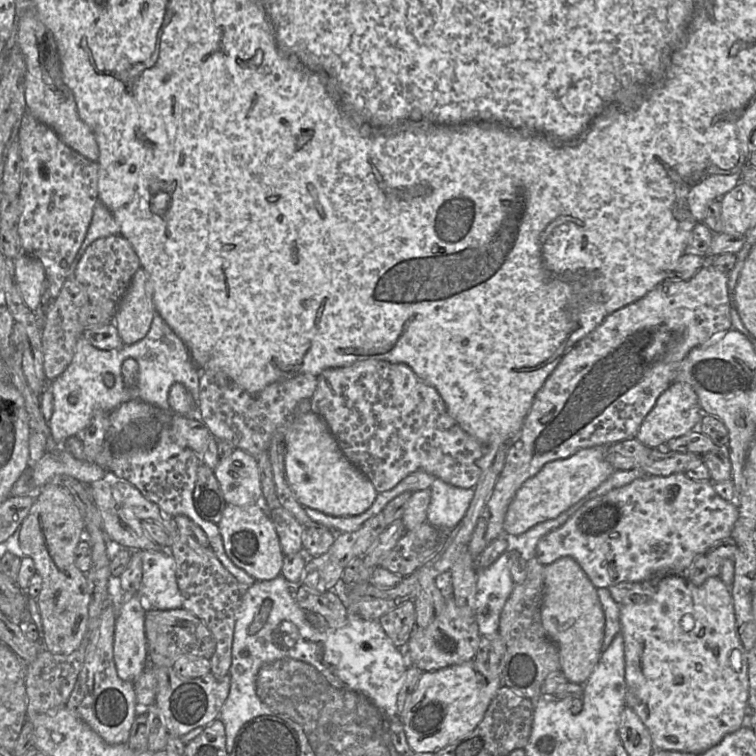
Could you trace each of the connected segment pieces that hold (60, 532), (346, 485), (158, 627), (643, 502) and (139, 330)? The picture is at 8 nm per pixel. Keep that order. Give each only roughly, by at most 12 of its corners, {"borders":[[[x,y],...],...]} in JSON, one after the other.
{"borders":[[[46,484],[19,529],[42,587],[43,644],[70,654],[92,588],[75,563],[82,511]],[[309,412],[286,424],[285,474],[303,507],[367,511],[378,492]],[[185,608],[146,611],[148,664],[210,659],[216,642]],[[644,476],[584,504],[535,558],[596,588],[683,574],[729,540],[711,481]],[[140,268],[119,302],[113,324],[124,345],[149,332],[153,286]]]}

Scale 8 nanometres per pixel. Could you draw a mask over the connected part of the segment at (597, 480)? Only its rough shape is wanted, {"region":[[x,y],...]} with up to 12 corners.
{"region":[[606,446],[548,462],[503,523],[519,536],[555,519],[615,469]]}

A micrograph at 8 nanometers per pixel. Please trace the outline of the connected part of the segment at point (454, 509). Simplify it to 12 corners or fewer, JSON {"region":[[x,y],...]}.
{"region":[[436,478],[427,522],[454,529],[464,518],[474,488]]}

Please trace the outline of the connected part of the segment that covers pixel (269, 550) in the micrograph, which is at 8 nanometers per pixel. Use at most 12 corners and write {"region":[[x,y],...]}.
{"region":[[261,499],[227,504],[225,553],[256,581],[281,575],[285,555]]}

